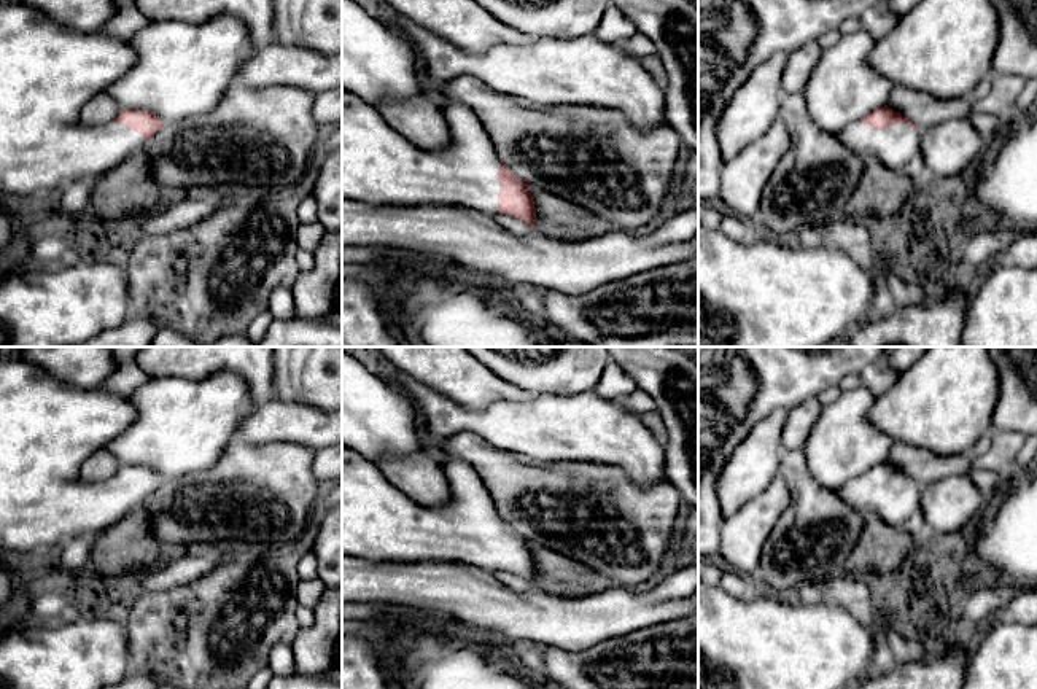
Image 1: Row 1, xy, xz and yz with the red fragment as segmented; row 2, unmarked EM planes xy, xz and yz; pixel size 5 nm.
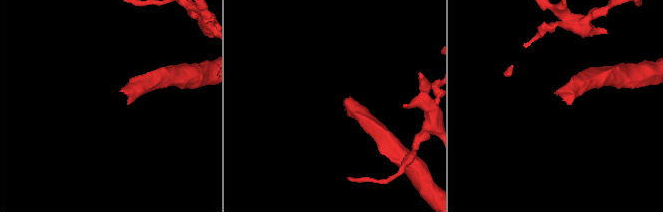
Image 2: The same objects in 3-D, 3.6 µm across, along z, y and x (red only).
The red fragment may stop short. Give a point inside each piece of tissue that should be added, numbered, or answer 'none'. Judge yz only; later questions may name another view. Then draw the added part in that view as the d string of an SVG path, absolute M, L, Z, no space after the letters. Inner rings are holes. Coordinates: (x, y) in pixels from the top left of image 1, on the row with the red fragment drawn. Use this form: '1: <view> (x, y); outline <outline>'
1: yz (896, 145); outline M856 121L835 135L854 153L873 154L886 167L900 172L913 158L919 156L921 132L910 124L876 130Z

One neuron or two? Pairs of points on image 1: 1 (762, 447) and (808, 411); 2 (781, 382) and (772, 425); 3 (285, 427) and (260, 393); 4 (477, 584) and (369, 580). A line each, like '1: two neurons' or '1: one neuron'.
1: two neurons
2: two neurons
3: two neurons
4: one neuron

